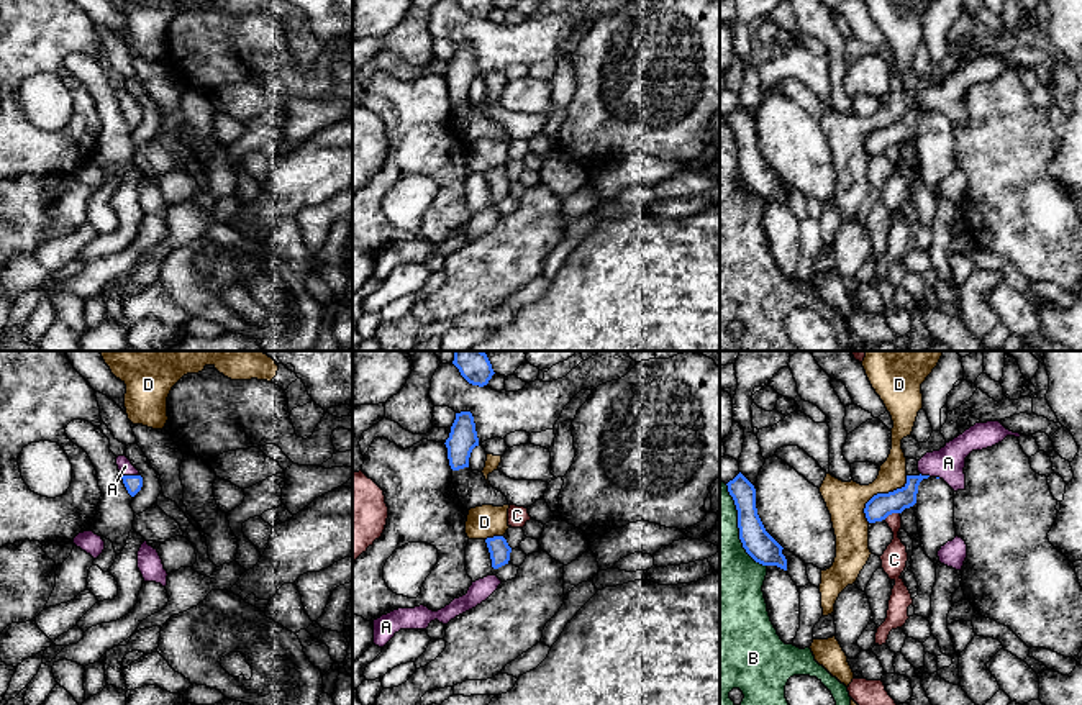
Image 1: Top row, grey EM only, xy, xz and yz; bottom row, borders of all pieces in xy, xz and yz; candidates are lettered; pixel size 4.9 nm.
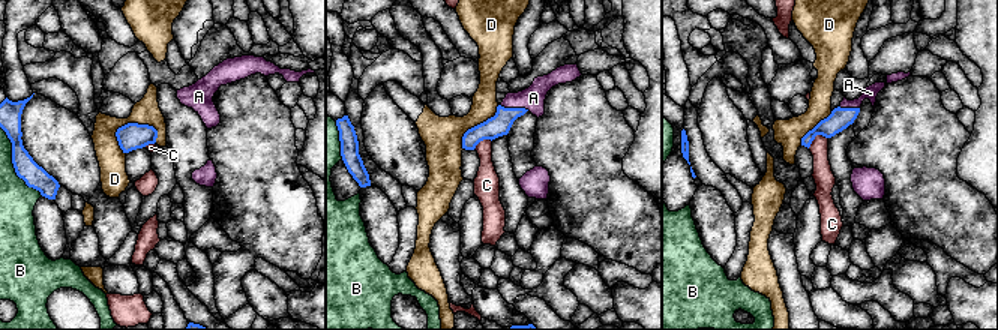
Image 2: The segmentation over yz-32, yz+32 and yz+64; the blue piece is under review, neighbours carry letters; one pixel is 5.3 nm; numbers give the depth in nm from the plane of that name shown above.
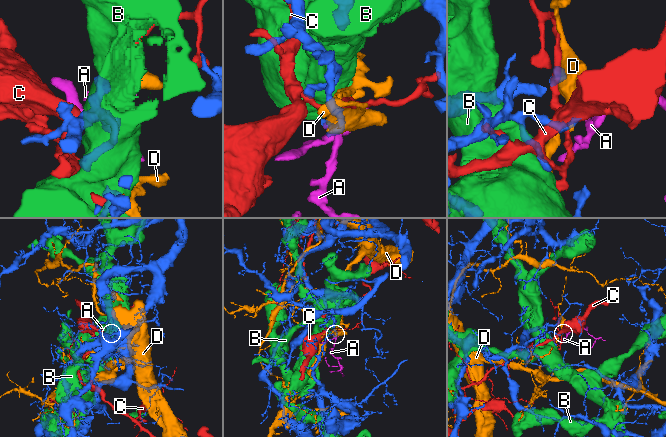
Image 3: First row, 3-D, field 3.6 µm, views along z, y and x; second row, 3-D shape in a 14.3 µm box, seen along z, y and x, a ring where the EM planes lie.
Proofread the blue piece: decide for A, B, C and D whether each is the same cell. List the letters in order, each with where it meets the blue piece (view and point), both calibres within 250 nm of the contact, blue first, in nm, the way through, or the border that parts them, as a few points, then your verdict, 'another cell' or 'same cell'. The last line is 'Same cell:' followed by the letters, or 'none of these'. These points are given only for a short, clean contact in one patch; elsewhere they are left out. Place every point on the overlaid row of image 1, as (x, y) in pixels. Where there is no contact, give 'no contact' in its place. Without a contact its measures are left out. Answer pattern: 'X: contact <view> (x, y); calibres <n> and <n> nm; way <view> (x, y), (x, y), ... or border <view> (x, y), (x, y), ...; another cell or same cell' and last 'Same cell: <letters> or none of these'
A: contact xy (131, 476); calibres 90 and 70 nm; way xy (133, 484), (131, 476), (125, 466); same cell
B: contact yz (738, 527); calibres 150 and 340 nm; another cell
C: contact yz (891, 513); calibres 120 and 130 nm; another cell
D: contact yz (879, 494); calibres 120 and 190 nm; another cell
Same cell: A

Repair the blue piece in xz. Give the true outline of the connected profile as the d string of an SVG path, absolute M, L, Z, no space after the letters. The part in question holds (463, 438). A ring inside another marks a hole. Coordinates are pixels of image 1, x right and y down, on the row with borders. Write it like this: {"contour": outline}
{"contour": "M471 412L456 413L449 438L446 439L448 459L452 471L469 467L469 457L479 438Z"}

